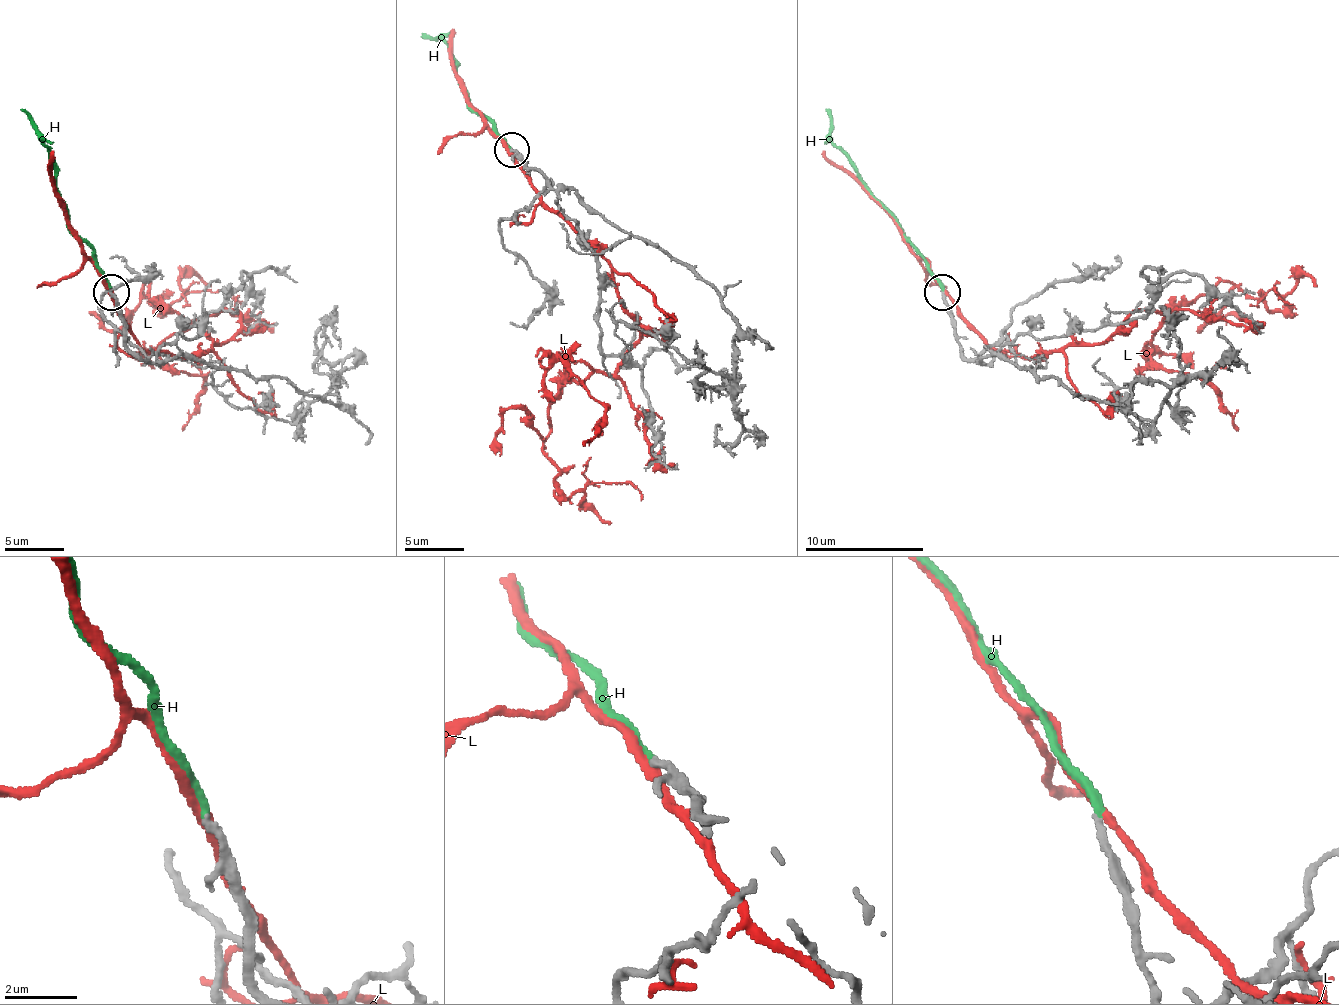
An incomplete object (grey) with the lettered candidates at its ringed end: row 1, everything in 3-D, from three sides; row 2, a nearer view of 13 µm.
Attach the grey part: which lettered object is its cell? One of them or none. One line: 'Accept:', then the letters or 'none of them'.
Accept: H

